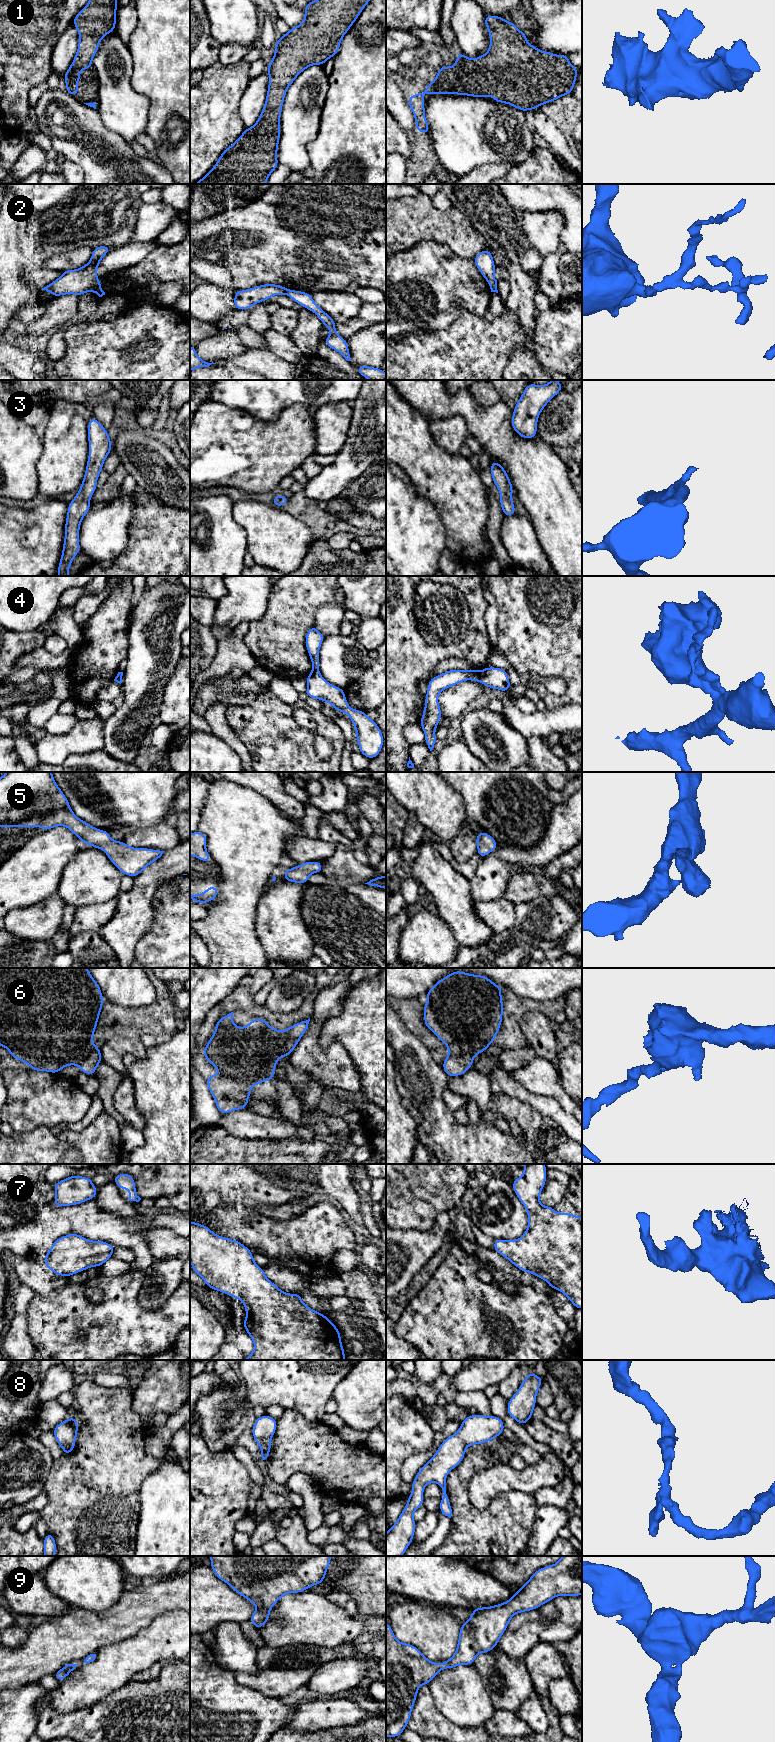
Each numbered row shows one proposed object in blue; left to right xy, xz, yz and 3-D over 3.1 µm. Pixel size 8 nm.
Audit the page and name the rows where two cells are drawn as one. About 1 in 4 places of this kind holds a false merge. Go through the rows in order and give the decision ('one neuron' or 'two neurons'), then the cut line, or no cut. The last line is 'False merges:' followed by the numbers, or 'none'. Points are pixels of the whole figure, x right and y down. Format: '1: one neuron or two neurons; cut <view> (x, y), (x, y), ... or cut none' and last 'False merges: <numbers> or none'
1: one neuron; cut none
2: two neurons; cut xy (98, 279), (89, 290)
3: one neuron; cut none
4: two neurons; cut yz (479, 672), (480, 681)
5: one neuron; cut none
6: two neurons; cut yz (449, 1051), (475, 1054)
7: one neuron; cut none
8: one neuron; cut none
9: one neuron; cut none
False merges: 2, 4, 6

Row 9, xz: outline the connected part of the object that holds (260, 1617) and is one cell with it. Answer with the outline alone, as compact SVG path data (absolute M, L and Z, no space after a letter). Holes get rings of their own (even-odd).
M209 1556L216 1577L252 1602L257 1610L249 1621L258 1630L269 1621L271 1608L288 1593L301 1593L321 1584L332 1556Z

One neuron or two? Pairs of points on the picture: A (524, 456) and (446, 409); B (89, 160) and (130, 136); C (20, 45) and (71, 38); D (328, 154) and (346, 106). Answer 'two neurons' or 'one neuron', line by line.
A: one neuron
B: two neurons
C: two neurons
D: one neuron

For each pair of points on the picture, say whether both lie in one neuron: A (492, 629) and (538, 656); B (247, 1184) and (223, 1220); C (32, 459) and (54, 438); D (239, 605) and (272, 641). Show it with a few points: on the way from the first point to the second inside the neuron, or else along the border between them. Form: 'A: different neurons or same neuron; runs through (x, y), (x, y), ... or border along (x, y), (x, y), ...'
A: different neurons; border along (497, 608), (499, 649)
B: different neurons; border along (221, 1203), (231, 1204)
C: different neurons; border along (41, 453), (37, 462), (37, 476)
D: different neurons; border along (268, 602), (265, 613), (248, 624)

